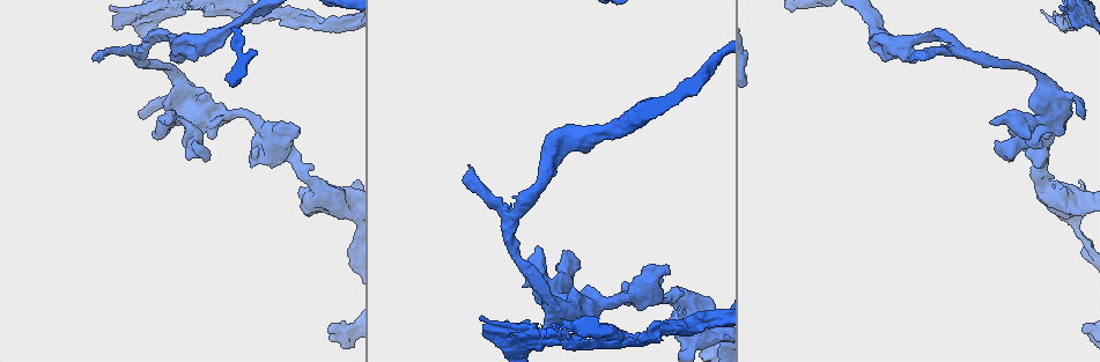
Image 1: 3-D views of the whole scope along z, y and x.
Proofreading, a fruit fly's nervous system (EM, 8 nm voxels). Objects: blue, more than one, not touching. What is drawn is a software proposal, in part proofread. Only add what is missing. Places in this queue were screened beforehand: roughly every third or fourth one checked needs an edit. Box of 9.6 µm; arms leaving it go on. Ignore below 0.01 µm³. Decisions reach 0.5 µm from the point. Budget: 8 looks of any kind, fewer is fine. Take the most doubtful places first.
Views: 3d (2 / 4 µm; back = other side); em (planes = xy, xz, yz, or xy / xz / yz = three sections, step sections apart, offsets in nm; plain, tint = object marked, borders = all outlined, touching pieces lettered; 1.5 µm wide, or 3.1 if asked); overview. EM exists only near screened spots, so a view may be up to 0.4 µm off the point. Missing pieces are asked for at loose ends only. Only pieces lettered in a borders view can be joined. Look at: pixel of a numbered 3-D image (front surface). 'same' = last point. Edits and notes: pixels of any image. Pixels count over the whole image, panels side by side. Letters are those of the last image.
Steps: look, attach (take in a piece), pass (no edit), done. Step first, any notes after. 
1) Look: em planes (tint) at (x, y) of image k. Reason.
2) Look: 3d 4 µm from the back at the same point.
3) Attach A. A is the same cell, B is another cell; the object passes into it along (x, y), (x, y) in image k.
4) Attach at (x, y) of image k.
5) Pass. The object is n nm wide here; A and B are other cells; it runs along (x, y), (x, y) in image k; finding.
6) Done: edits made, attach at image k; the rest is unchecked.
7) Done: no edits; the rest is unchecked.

Look: em planes (borders) at (469, 166) of image 1. Branch stops here.

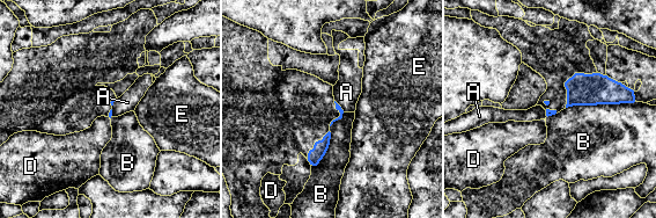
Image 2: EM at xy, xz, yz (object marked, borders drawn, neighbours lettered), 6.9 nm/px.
Pass. The longest contact is with B, 440 nm; A, B, D and E are other cells; a border runs along (334, 100), (344, 111) in image 2; no lettered piece goes on from it.

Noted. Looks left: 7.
Look: em planes (borders) at (206, 160) of image 1. Free end.

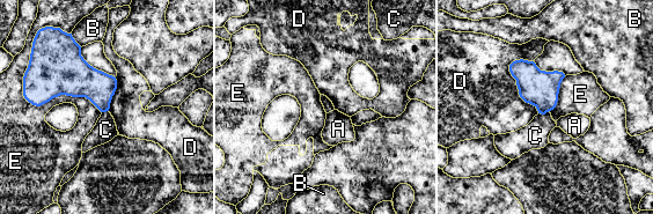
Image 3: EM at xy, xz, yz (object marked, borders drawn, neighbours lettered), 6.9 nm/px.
Pass. The object is 220 nm wide here; A, B, C, D and E are other cells; no lettered piece goes on from it.

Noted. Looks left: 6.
Look: em yz step 4 (tint) at (143, 119) of image 1. Thin end.

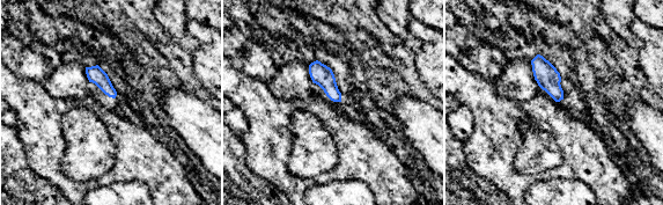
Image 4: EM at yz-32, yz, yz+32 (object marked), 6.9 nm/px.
Look: em planes (borders) at the same point. Another direction.

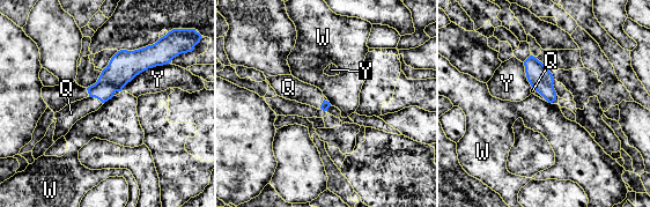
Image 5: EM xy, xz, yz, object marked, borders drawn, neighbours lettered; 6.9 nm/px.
Attach Q. The longest contact is with Y, 380 nm; Q is the same cell, W and Y are other cells; the object passes into it along (120, 71), (96, 97), (71, 113) in image 5; it goes on there.

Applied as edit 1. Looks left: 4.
Done: edits made, attach at image 5; the rest is unchecked.

